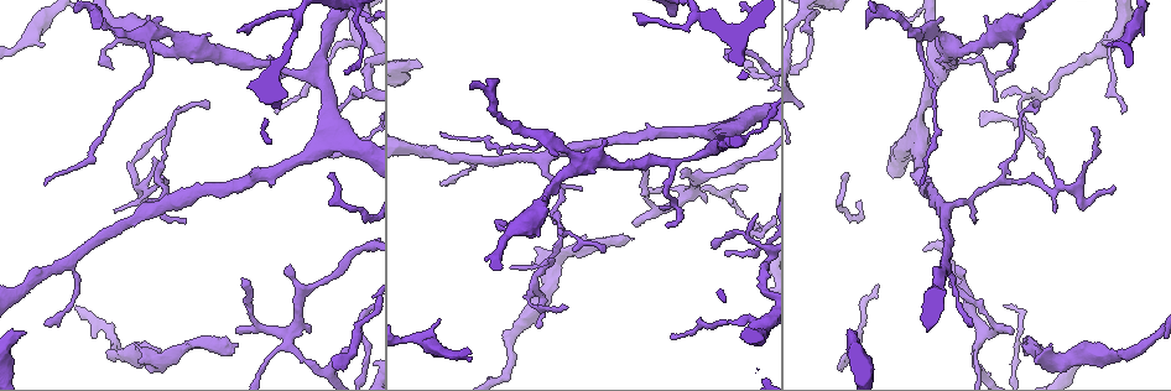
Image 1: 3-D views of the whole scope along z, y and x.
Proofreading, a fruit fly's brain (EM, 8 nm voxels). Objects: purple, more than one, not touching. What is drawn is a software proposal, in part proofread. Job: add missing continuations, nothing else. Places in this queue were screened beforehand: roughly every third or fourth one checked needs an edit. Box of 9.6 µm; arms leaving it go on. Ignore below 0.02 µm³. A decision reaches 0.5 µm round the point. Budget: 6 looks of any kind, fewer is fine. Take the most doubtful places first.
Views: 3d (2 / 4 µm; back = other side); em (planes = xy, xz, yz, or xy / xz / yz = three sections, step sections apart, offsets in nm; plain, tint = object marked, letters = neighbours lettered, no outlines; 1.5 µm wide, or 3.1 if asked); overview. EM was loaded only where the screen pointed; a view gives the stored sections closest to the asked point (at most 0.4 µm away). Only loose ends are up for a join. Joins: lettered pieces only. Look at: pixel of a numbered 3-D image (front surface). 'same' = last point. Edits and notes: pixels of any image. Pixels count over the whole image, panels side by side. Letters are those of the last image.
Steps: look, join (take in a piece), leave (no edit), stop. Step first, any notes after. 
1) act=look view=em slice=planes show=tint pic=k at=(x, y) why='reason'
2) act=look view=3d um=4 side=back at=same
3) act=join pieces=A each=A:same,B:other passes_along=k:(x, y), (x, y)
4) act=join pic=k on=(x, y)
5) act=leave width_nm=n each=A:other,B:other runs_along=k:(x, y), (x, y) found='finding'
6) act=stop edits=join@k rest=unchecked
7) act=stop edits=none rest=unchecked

act=look view=3d um=2 pic=1 at=(44, 43) why='free end'

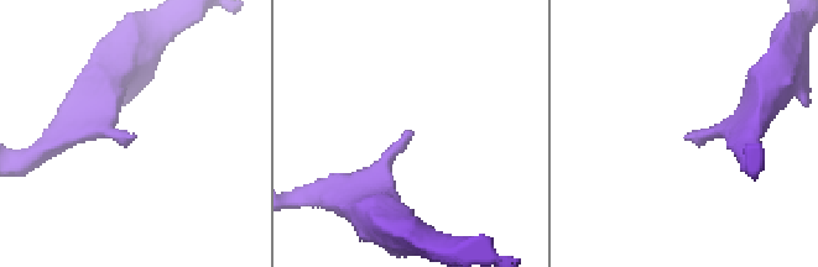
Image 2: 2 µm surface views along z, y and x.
act=look view=em slice=yz step=8 show=letters pic=2 at=(133, 132)

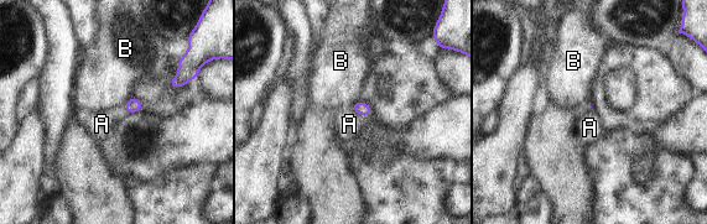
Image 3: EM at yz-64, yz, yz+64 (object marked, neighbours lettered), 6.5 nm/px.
act=look view=em slice=planes show=letters at=same

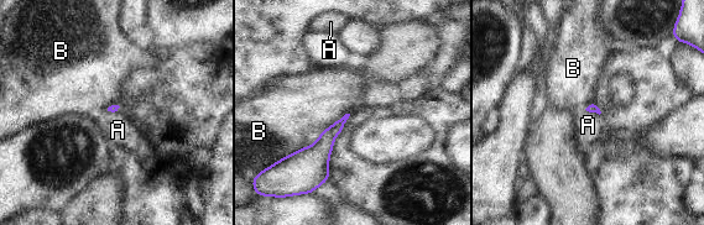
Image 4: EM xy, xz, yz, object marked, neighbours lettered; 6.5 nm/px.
act=leave each=A:other,B:other border=4:(349, 113), (345, 113), (321, 134) found='no lettered piece goes on from it'

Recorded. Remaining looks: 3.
act=look view=3d um=2 pic=1 at=(853, 330)

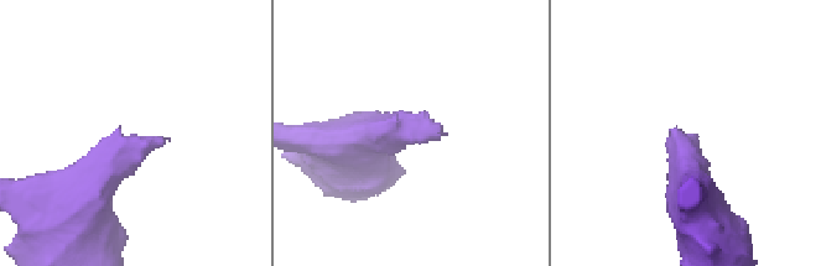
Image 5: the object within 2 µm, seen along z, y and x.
act=look view=em slice=xy step=8 show=letters pic=5 at=(438, 137)

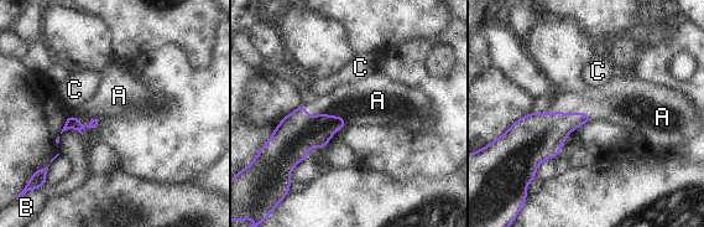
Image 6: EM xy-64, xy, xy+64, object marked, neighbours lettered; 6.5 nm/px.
act=look view=em slice=planes show=letters at=same why='cut it another way'

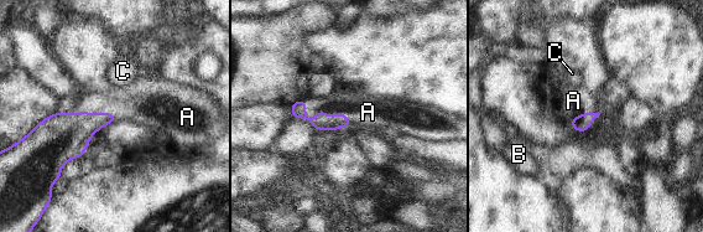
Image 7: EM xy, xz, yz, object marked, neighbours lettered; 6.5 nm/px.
act=join pieces=A each=A:same,B:other,C:other passes_along=7:(67, 134), (99, 113), (136, 104) found='it goes on there'

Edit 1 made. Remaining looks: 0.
act=stop edits=join@7 rest=unchecked

